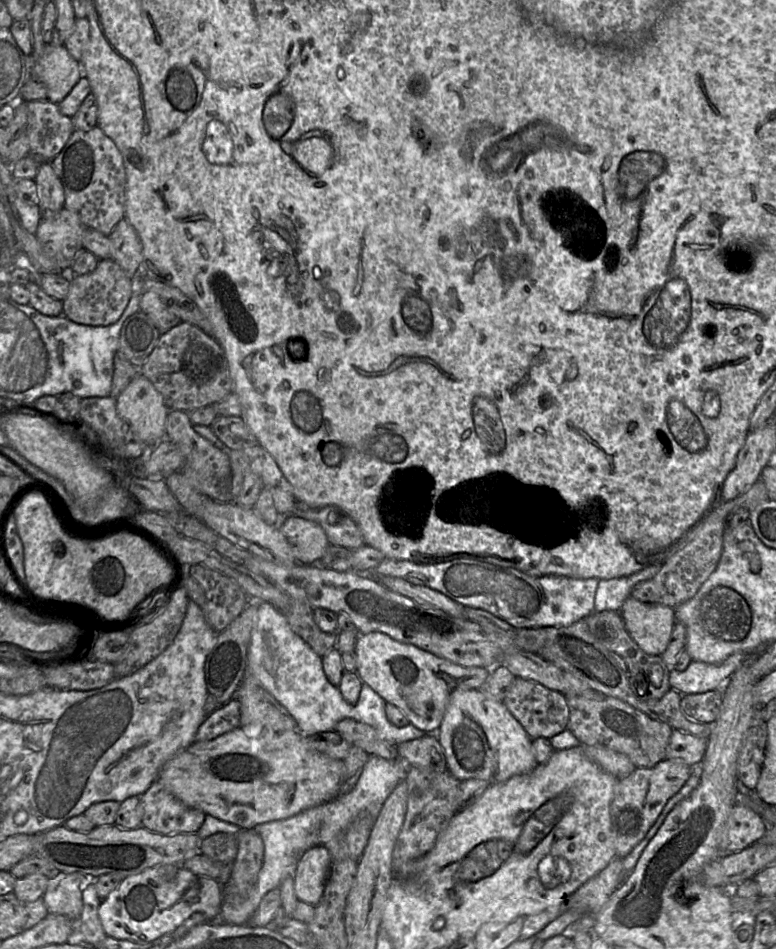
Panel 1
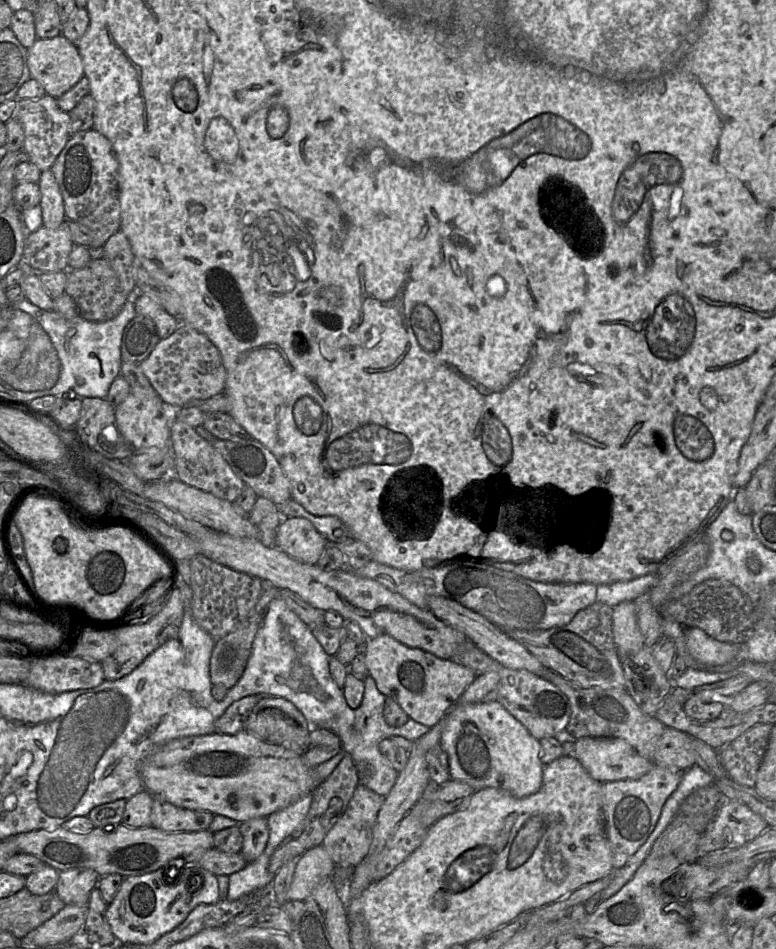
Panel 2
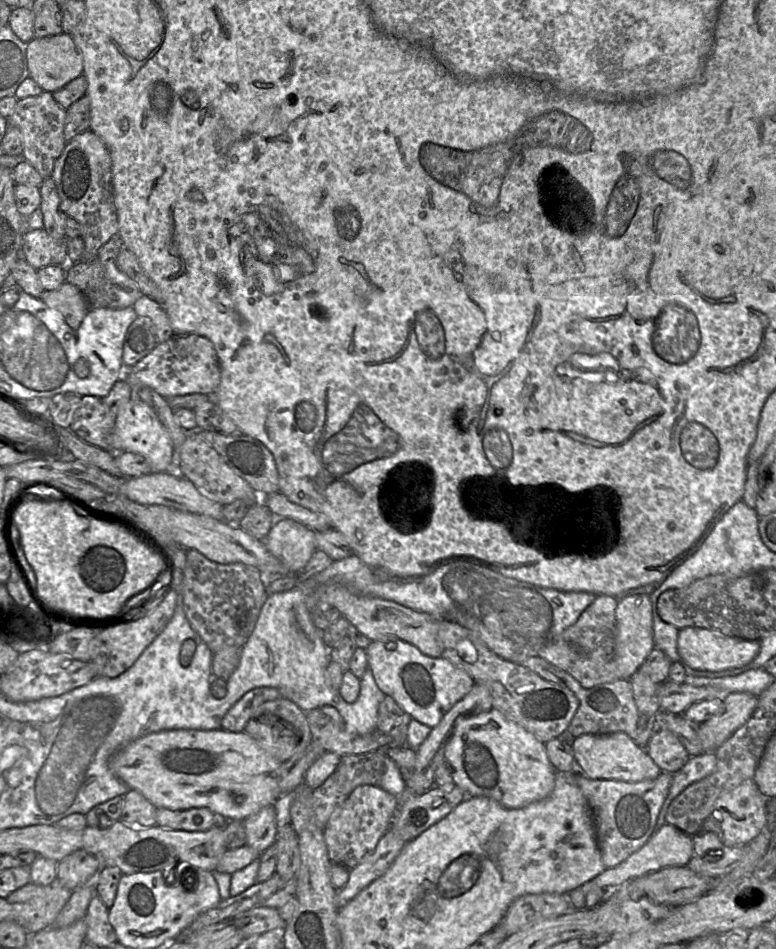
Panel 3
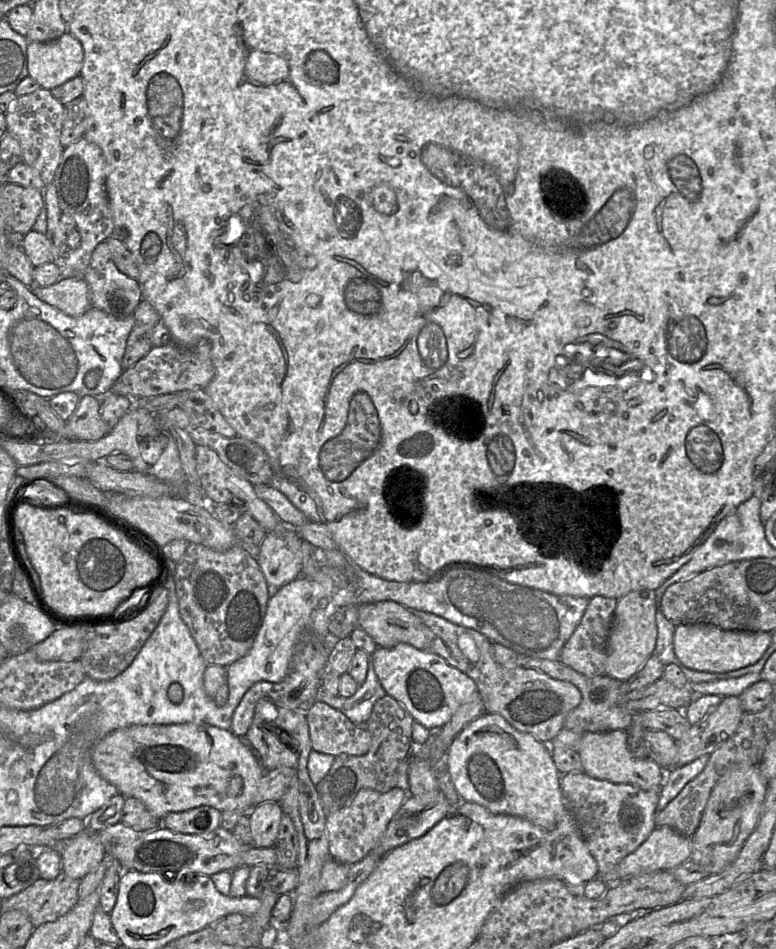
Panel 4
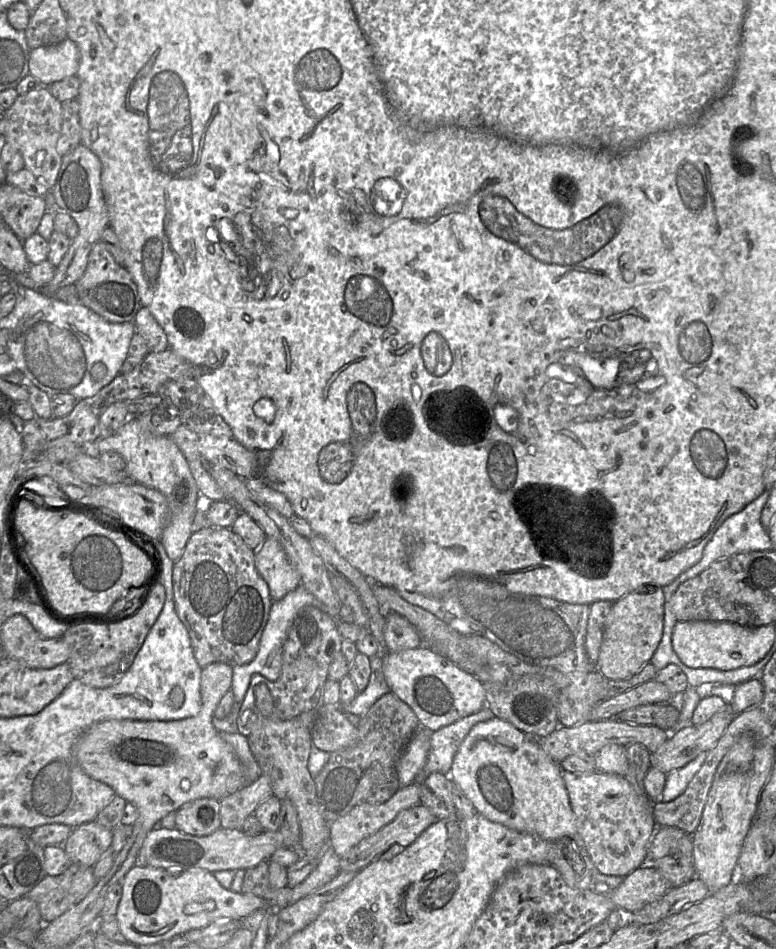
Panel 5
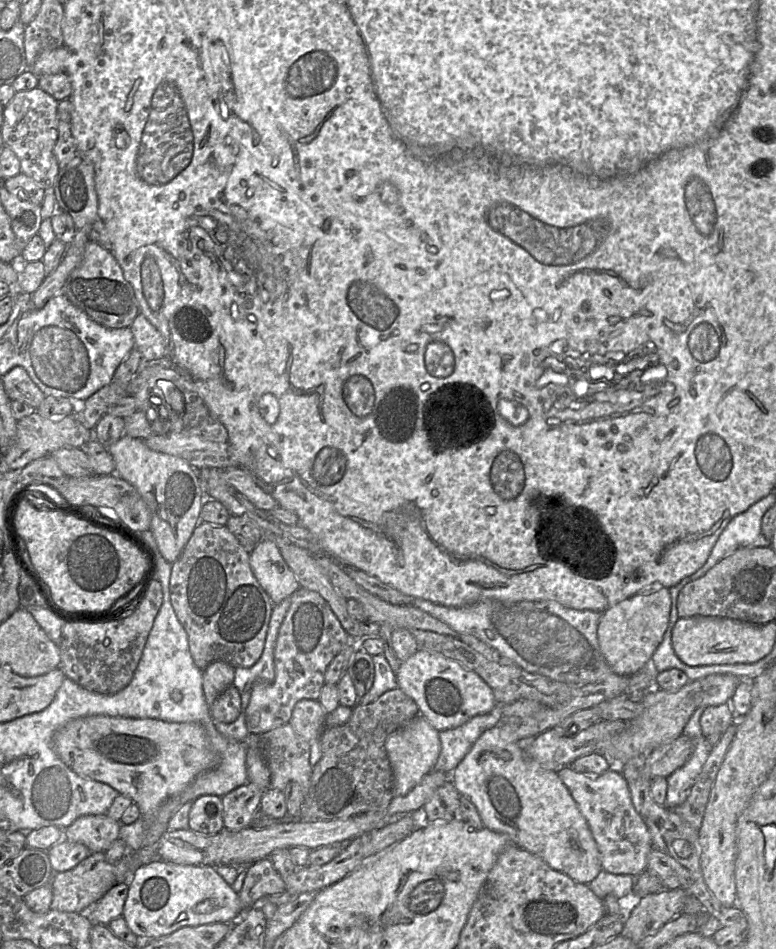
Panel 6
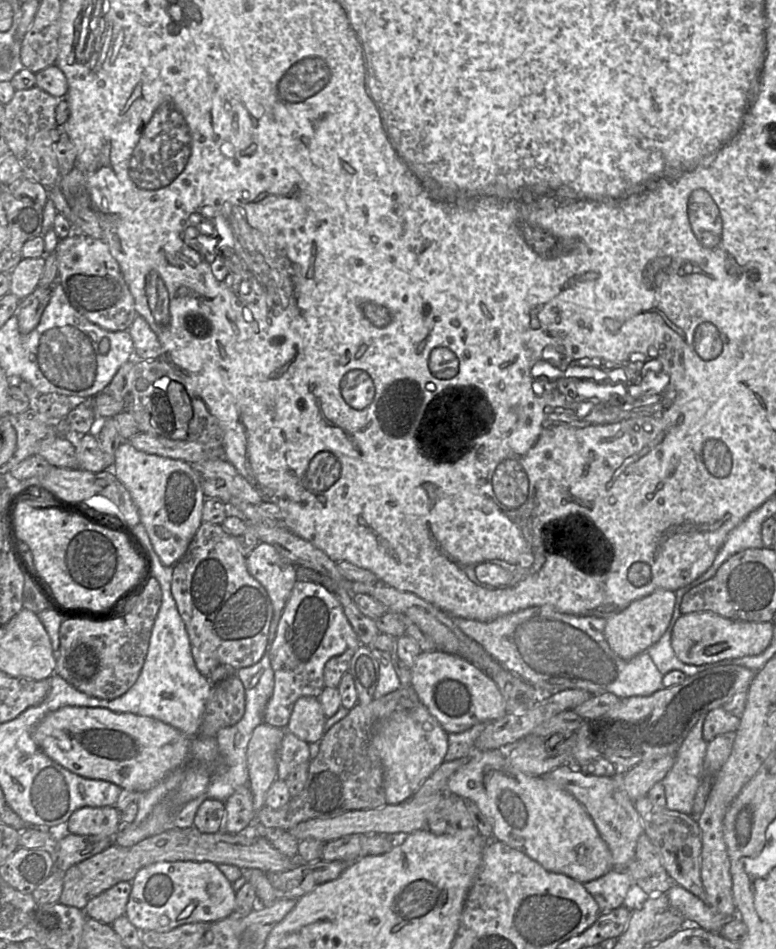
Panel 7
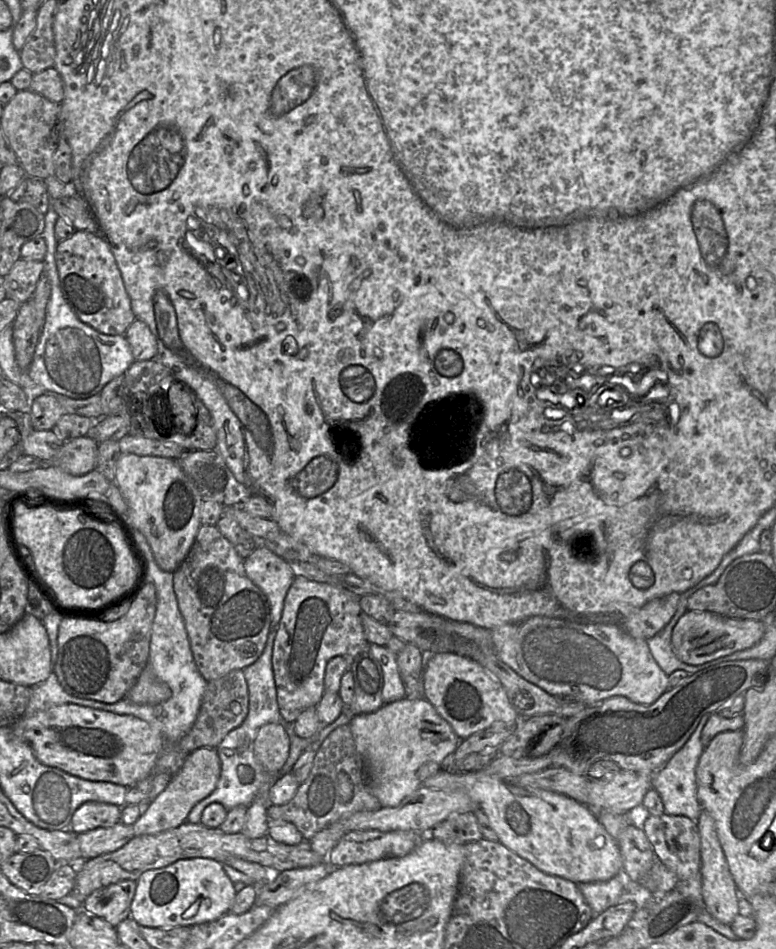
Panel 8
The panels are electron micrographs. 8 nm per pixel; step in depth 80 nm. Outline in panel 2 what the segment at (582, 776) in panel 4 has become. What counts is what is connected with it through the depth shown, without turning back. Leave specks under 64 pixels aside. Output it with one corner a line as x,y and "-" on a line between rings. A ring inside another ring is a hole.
654,765
638,779
603,783
603,818
614,869
622,867
647,840
658,822
664,803
680,783
682,774
682,770

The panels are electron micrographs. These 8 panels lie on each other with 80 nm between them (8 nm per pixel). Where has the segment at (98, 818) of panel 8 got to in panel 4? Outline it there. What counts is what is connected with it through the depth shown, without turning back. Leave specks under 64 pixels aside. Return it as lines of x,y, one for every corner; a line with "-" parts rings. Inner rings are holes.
85,829
63,845
62,871
69,877
81,880
106,859
98,833

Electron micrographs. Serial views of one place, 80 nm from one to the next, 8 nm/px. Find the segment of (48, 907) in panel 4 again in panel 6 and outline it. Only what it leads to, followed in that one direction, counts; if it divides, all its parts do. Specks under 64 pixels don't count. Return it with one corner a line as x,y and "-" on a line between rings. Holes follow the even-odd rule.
156,845
142,846
138,850
128,850
114,863
106,861
105,852
93,853
70,870
54,873
50,880
53,899
50,909
61,912
82,912
100,900
112,887
120,883
129,885
136,869
159,860

